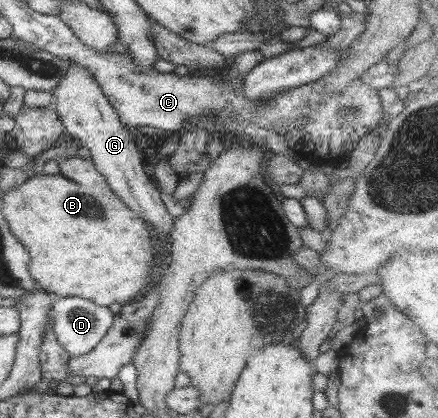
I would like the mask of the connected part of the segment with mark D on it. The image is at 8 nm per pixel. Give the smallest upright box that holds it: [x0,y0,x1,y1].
[52,296,114,358]

